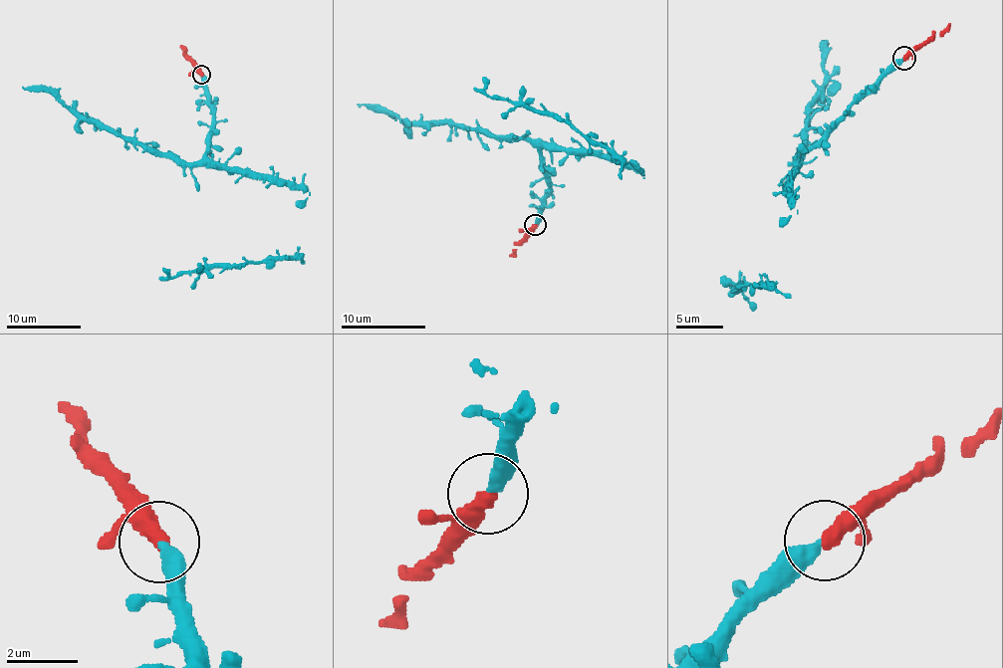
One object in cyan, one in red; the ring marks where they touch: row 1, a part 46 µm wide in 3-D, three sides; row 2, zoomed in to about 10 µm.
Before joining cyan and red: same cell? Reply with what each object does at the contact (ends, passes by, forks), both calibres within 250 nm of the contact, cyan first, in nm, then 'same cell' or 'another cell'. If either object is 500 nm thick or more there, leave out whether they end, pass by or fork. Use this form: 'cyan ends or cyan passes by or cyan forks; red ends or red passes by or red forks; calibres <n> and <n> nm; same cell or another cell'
cyan ends; red ends; calibres 360 and 440 nm; same cell

